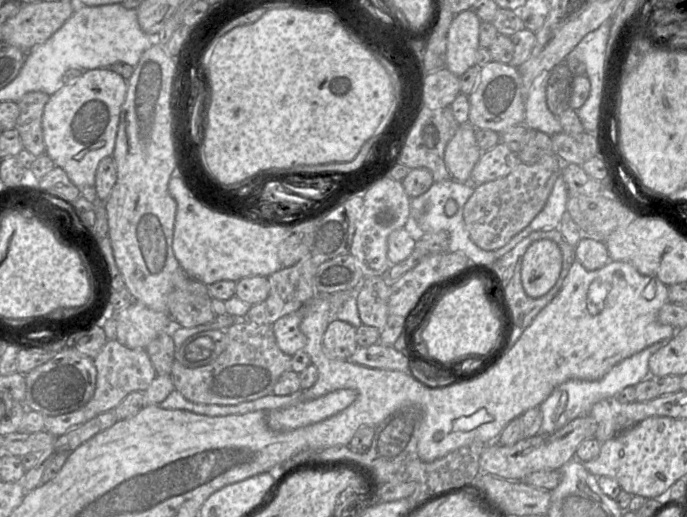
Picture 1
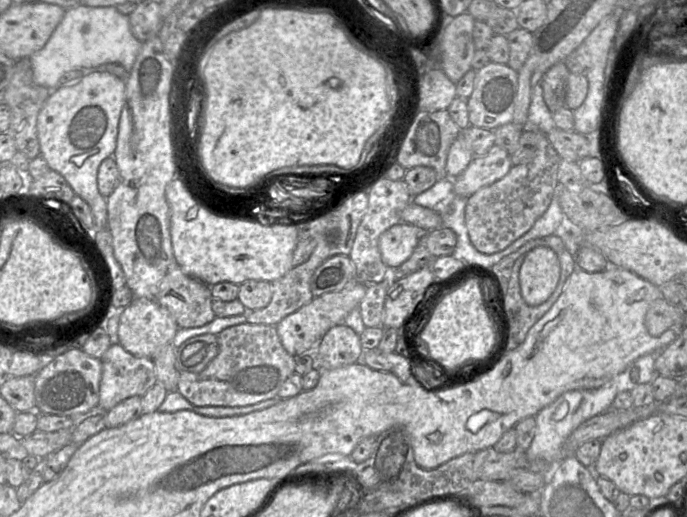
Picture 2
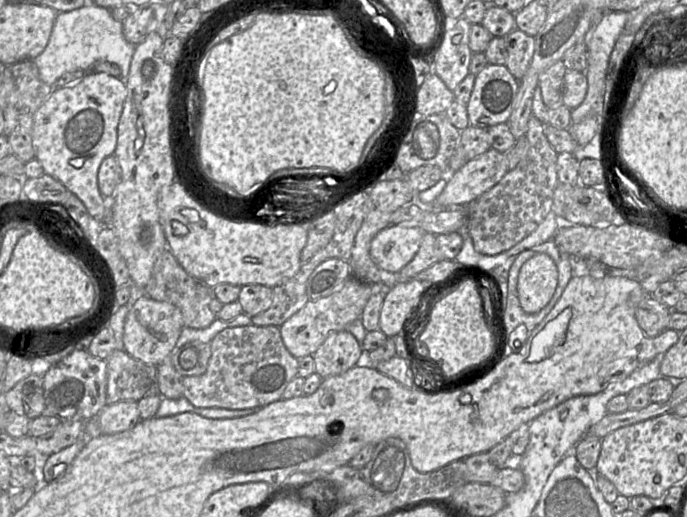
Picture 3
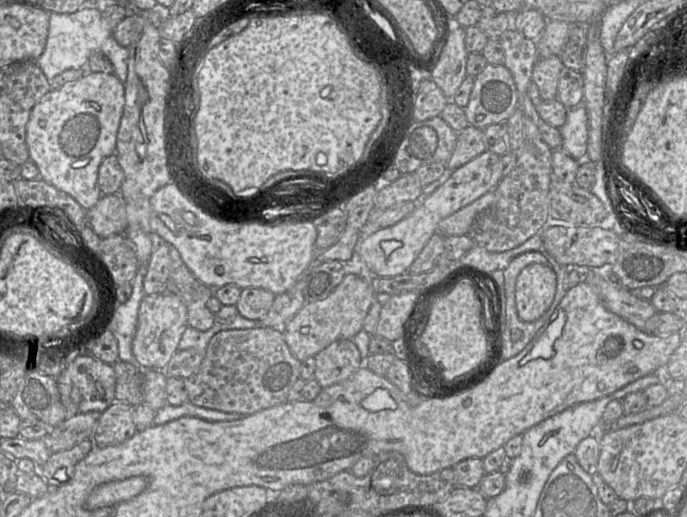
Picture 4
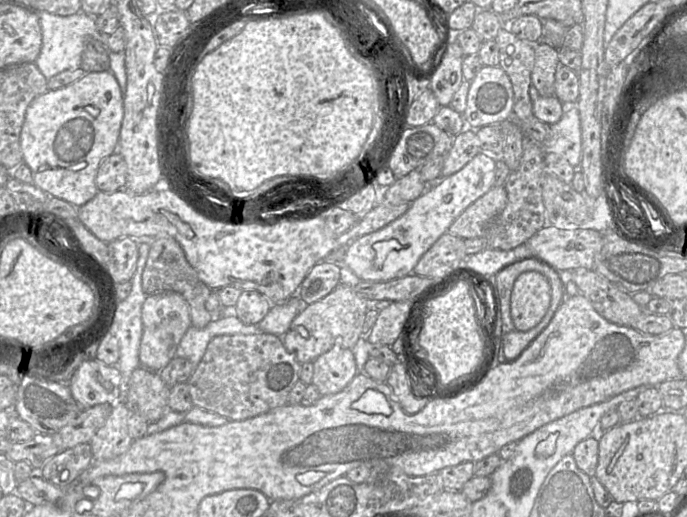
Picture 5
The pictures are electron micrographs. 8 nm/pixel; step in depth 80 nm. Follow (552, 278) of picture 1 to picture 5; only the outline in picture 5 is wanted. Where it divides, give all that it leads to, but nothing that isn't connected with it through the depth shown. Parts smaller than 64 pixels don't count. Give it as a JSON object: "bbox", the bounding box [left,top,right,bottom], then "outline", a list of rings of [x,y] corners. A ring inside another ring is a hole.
{"bbox":[511,271,551,332],"outline":[[[537,271],[518,276],[511,294],[511,318],[517,331],[526,332],[537,326],[551,302],[551,287],[547,278]]]}

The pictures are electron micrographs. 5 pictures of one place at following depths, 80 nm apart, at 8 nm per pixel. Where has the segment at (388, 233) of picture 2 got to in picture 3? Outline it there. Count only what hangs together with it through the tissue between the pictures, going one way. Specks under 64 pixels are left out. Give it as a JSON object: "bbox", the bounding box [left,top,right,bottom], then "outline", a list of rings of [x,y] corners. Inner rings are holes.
{"bbox":[370,225,426,274],"outline":[[[389,225],[370,244],[370,256],[384,274],[398,274],[417,253],[426,233],[420,227]]]}

